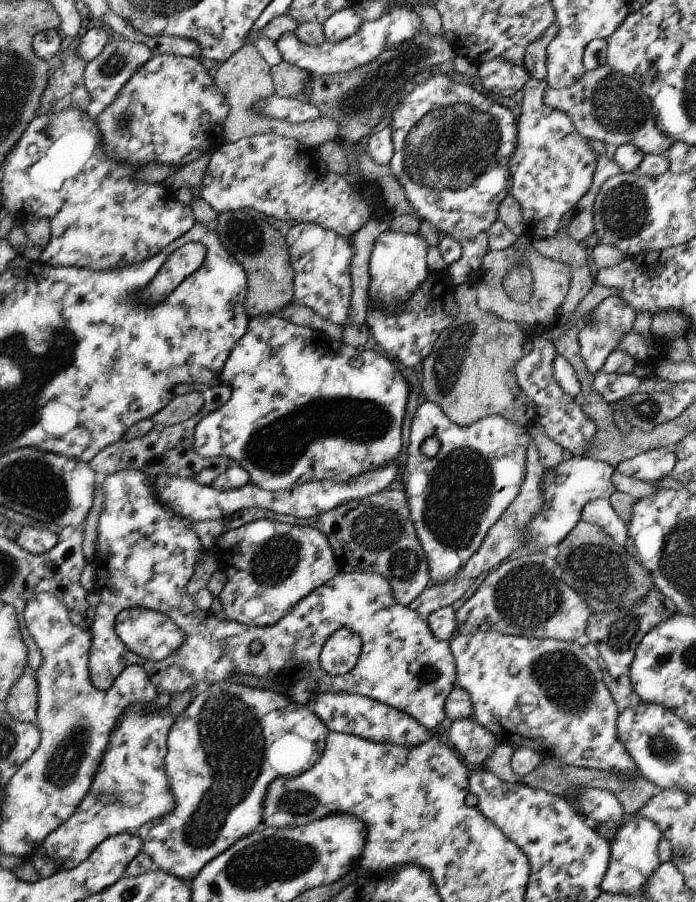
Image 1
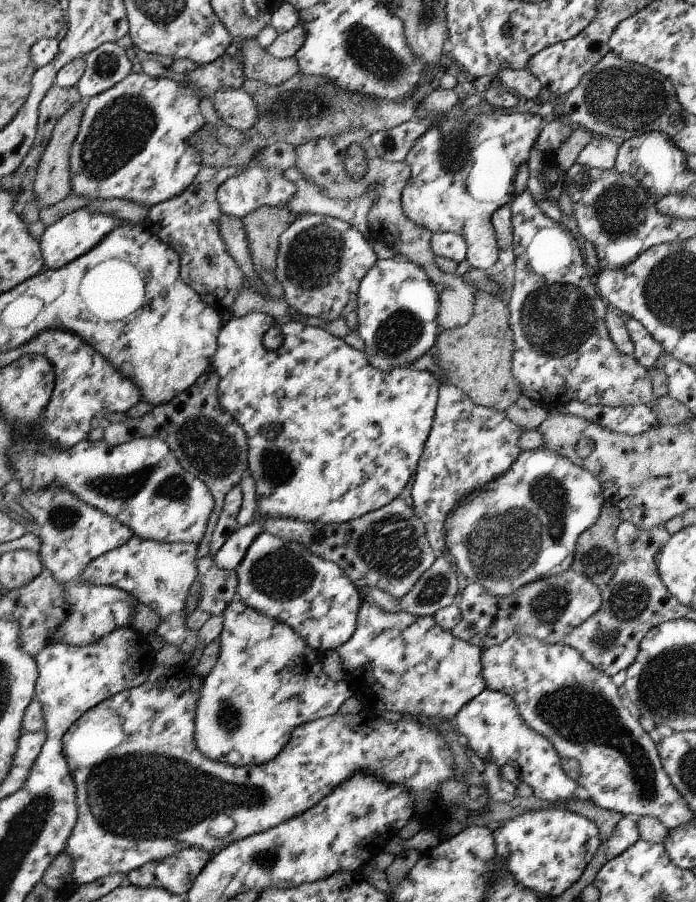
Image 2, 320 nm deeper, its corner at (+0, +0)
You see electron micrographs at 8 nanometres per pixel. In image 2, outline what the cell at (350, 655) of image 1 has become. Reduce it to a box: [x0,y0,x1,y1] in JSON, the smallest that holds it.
[234,532,362,653]

